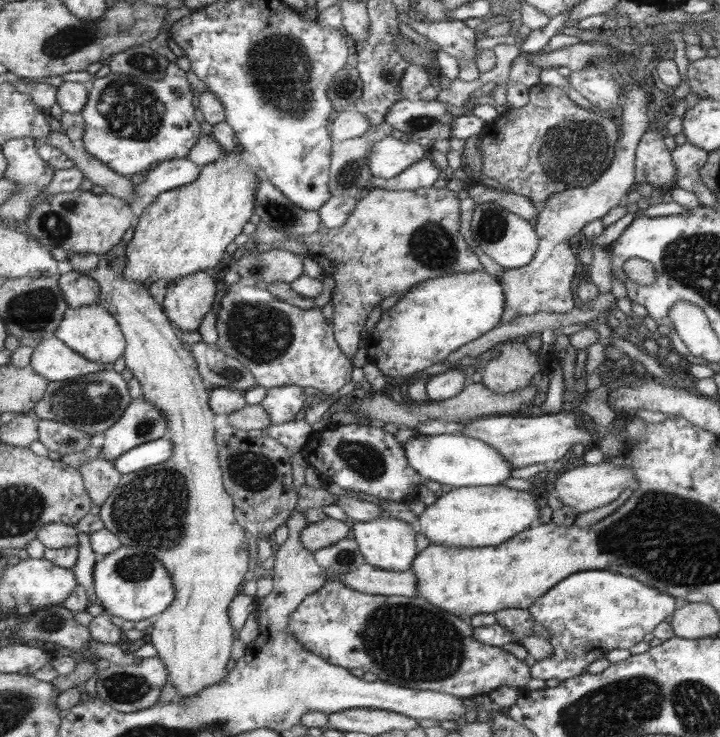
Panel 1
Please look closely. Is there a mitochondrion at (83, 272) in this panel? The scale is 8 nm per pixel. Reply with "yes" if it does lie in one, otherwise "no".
no

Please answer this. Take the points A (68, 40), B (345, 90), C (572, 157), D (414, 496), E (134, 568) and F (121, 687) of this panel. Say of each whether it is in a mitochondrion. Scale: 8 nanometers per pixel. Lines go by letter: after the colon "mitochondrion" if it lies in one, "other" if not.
A: mitochondrion
B: other
C: mitochondrion
D: other
E: mitochondrion
F: mitochondrion

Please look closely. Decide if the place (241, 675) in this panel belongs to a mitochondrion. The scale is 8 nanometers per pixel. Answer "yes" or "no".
no

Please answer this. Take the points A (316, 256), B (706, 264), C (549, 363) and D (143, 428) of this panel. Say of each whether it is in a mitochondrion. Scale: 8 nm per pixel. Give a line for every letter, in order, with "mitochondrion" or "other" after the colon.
A: other
B: mitochondrion
C: other
D: mitochondrion

